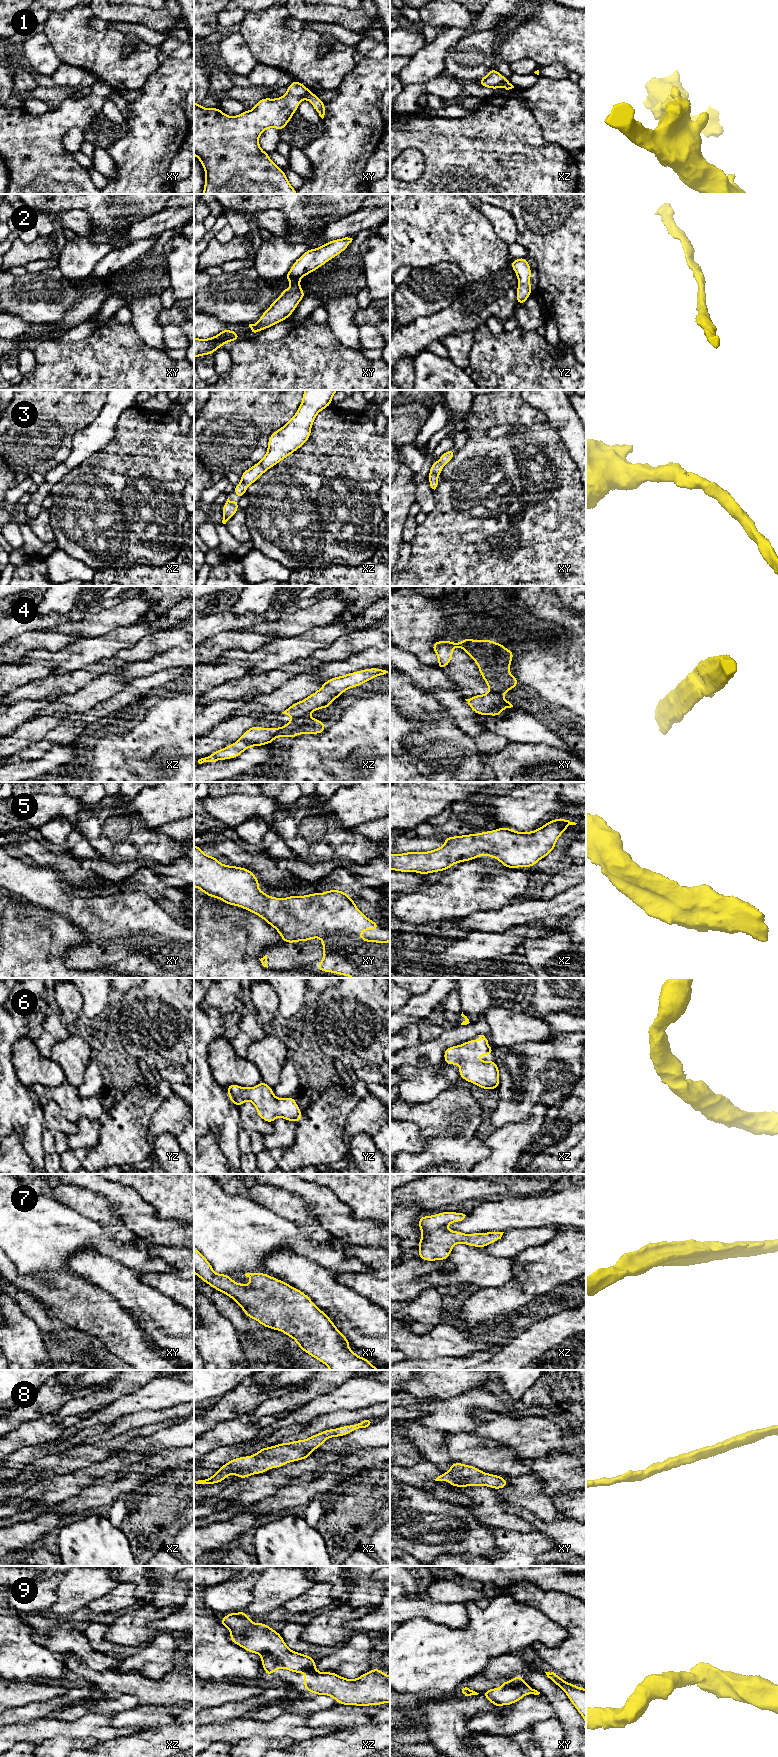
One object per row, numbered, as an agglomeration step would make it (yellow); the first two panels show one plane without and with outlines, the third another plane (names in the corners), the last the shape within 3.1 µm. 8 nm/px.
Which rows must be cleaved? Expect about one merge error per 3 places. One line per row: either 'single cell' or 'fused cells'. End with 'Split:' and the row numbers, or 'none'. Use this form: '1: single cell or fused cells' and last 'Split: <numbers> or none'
1: fused cells
2: single cell
3: single cell
4: single cell
5: single cell
6: single cell
7: single cell
8: single cell
9: single cell
Split: 1

